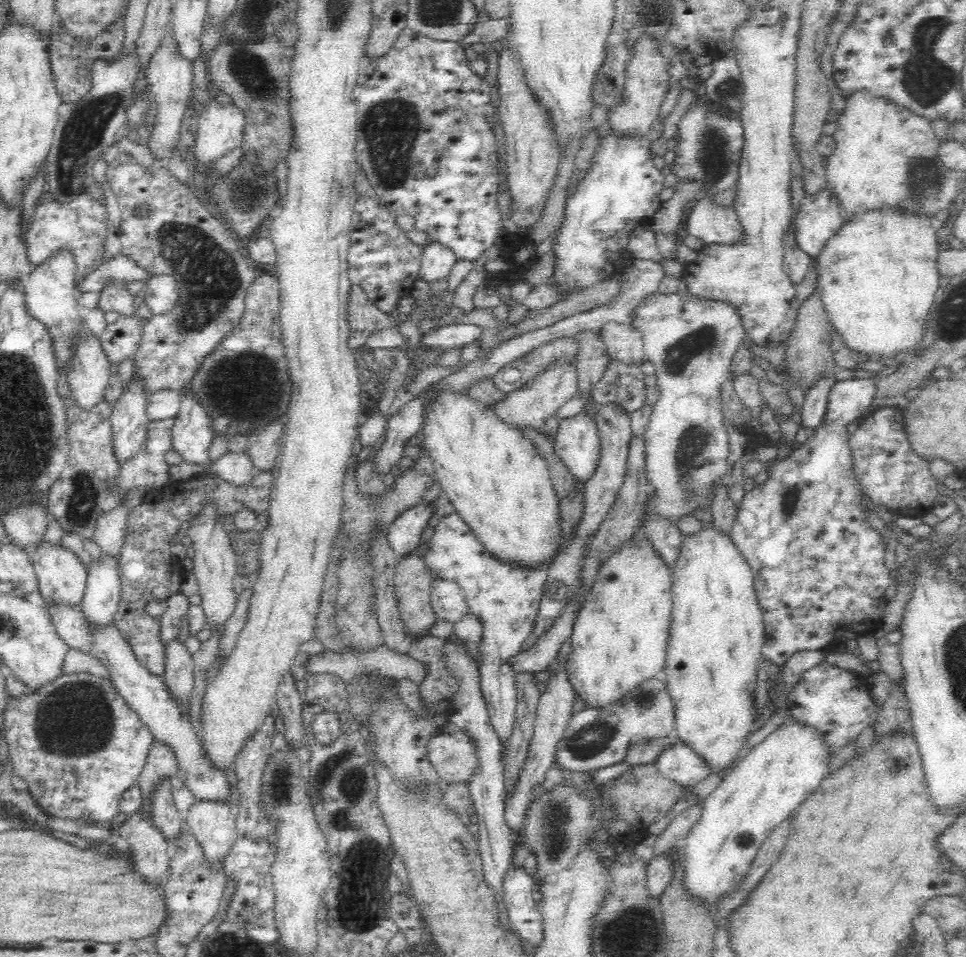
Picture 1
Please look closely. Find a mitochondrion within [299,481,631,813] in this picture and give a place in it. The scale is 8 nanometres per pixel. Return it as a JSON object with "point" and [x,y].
{"point":[589,741]}

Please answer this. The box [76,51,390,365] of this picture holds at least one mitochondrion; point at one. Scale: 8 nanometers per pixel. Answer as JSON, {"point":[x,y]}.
{"point":[212,282]}

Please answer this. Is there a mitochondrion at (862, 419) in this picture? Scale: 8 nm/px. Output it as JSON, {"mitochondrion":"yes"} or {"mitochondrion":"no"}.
{"mitochondrion":"no"}

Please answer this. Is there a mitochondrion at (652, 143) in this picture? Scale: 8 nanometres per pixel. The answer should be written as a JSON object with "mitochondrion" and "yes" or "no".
{"mitochondrion":"no"}

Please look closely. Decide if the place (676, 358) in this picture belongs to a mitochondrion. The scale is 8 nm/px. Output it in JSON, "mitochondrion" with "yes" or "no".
{"mitochondrion":"yes"}

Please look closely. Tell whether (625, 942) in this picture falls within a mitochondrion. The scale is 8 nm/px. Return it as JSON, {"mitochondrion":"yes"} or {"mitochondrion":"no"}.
{"mitochondrion":"yes"}

